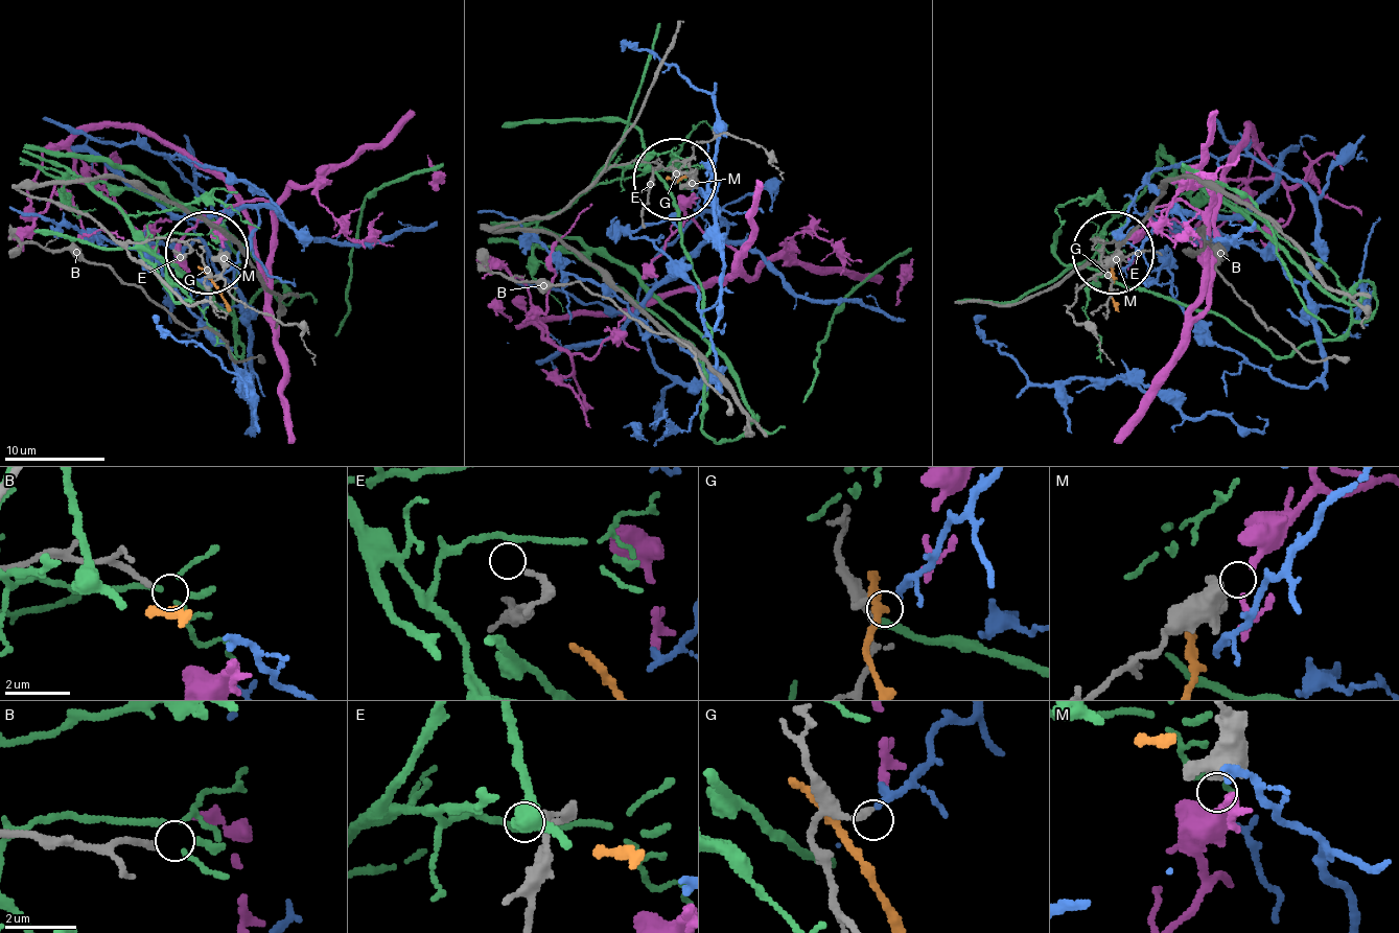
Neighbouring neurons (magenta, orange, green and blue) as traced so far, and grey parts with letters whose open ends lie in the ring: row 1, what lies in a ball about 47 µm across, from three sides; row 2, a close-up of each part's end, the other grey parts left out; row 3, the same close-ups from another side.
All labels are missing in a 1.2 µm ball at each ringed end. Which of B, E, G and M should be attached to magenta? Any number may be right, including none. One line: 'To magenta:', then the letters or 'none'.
To magenta: M

